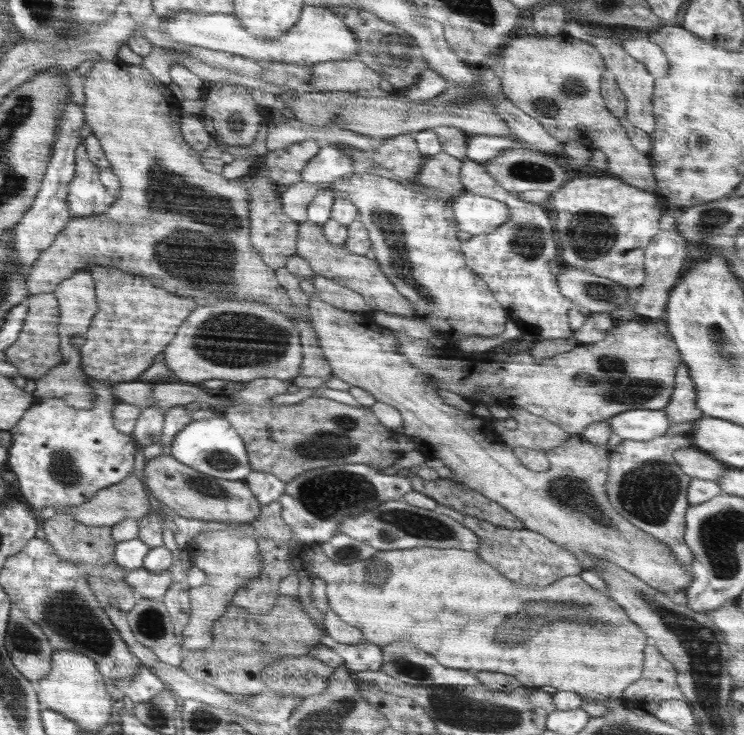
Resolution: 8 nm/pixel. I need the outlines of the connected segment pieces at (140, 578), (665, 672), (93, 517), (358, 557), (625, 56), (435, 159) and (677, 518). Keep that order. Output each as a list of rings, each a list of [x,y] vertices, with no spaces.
[[[143,566],[128,571],[124,582],[133,590],[137,599],[160,599],[170,584],[174,583],[168,570],[154,574]]]
[[[646,645],[643,653],[643,671],[640,679],[624,690],[625,708],[640,717],[653,716],[662,701],[686,701],[676,682],[677,670],[657,646]]]
[[[138,472],[130,474],[122,483],[98,491],[90,500],[75,507],[67,507],[74,520],[88,526],[114,526],[123,520],[140,520],[150,511],[150,500]]]
[[[340,532],[319,546],[336,564],[354,564],[370,558],[377,551],[377,548],[372,548],[367,542]]]
[[[570,19],[565,22],[563,30],[570,34],[570,36],[588,41],[596,47],[596,50],[603,56],[605,68],[612,71],[615,81],[625,94],[626,117],[636,128],[650,133],[655,129],[651,98],[653,95],[653,86],[657,78],[652,76],[642,63],[632,58],[620,44],[611,41],[606,35],[598,35],[597,37],[591,35],[587,31],[590,26],[590,24],[580,22],[578,19]]]
[[[440,151],[425,157],[422,168],[411,178],[416,185],[427,186],[441,192],[448,193],[454,198],[466,191],[462,184],[460,171],[463,160]]]
[[[662,435],[646,441],[623,441],[609,451],[606,492],[614,510],[630,524],[666,544],[684,570],[691,570],[694,560],[684,540],[687,490],[691,477],[684,474],[673,459],[679,448],[694,447],[688,435]]]

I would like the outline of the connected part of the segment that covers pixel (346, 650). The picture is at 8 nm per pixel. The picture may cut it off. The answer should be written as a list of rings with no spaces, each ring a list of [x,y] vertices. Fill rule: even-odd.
[[[326,635],[324,641],[320,643],[329,646],[336,654],[339,654],[343,658],[343,663],[356,674],[381,670],[383,664],[381,647],[370,641],[345,645]]]

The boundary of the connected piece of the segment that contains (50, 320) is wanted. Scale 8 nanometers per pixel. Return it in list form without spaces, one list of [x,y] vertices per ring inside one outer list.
[[[40,293],[30,295],[26,299],[28,312],[24,318],[24,324],[18,335],[18,339],[4,354],[7,361],[12,363],[20,376],[36,380],[44,376],[51,368],[61,363],[60,336],[58,335],[59,306],[54,293]]]

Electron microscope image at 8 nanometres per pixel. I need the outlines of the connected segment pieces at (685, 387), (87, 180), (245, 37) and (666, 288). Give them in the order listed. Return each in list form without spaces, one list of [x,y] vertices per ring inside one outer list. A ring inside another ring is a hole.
[[[679,366],[675,376],[674,390],[668,406],[664,408],[671,425],[696,421],[703,412],[697,407],[697,392],[687,366]]]
[[[80,143],[76,150],[76,171],[73,182],[69,184],[69,194],[66,197],[66,208],[70,209],[73,218],[86,220],[90,216],[102,217],[110,210],[110,206],[116,202],[116,199],[109,193],[106,186],[102,185],[98,176],[101,169],[93,163],[88,157],[88,149],[84,143]]]
[[[304,5],[295,25],[278,38],[264,38],[250,34],[232,14],[206,13],[199,15],[190,11],[180,11],[157,25],[171,38],[187,46],[224,51],[261,62],[282,61],[288,64],[316,64],[327,60],[340,61],[356,56],[359,58],[359,40],[356,35],[327,7]]]
[[[662,231],[652,237],[650,244],[645,250],[644,276],[643,283],[639,286],[639,292],[635,297],[633,309],[637,315],[648,320],[654,318],[657,320],[664,314],[666,304],[668,304],[668,295],[671,288],[677,283],[680,276],[680,268],[684,265],[684,259],[687,255],[687,242],[676,231]]]

